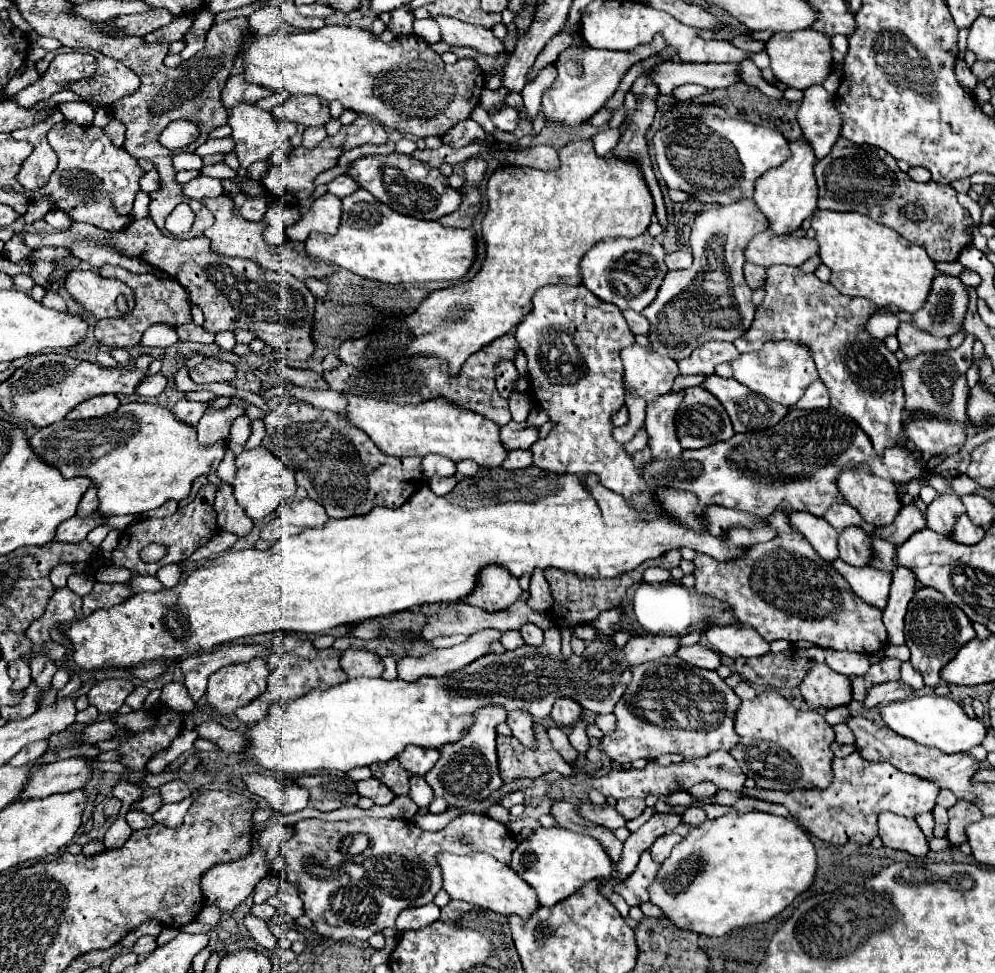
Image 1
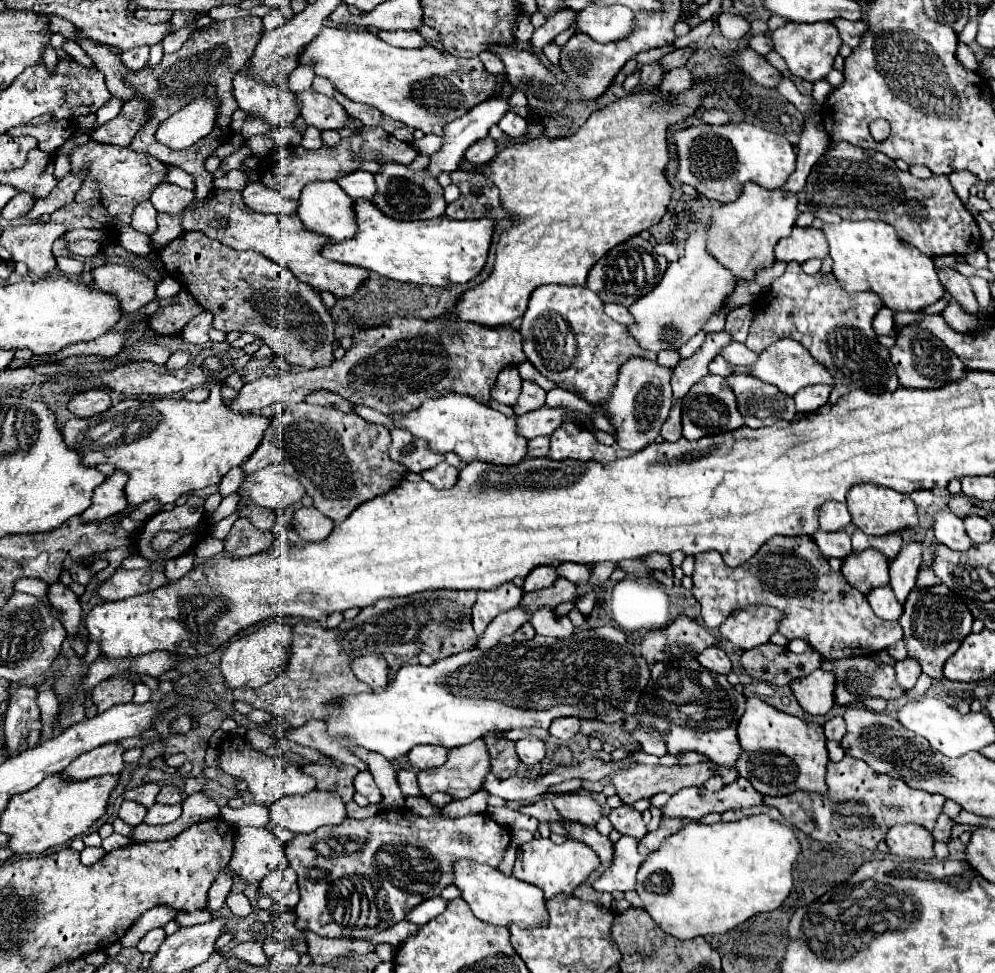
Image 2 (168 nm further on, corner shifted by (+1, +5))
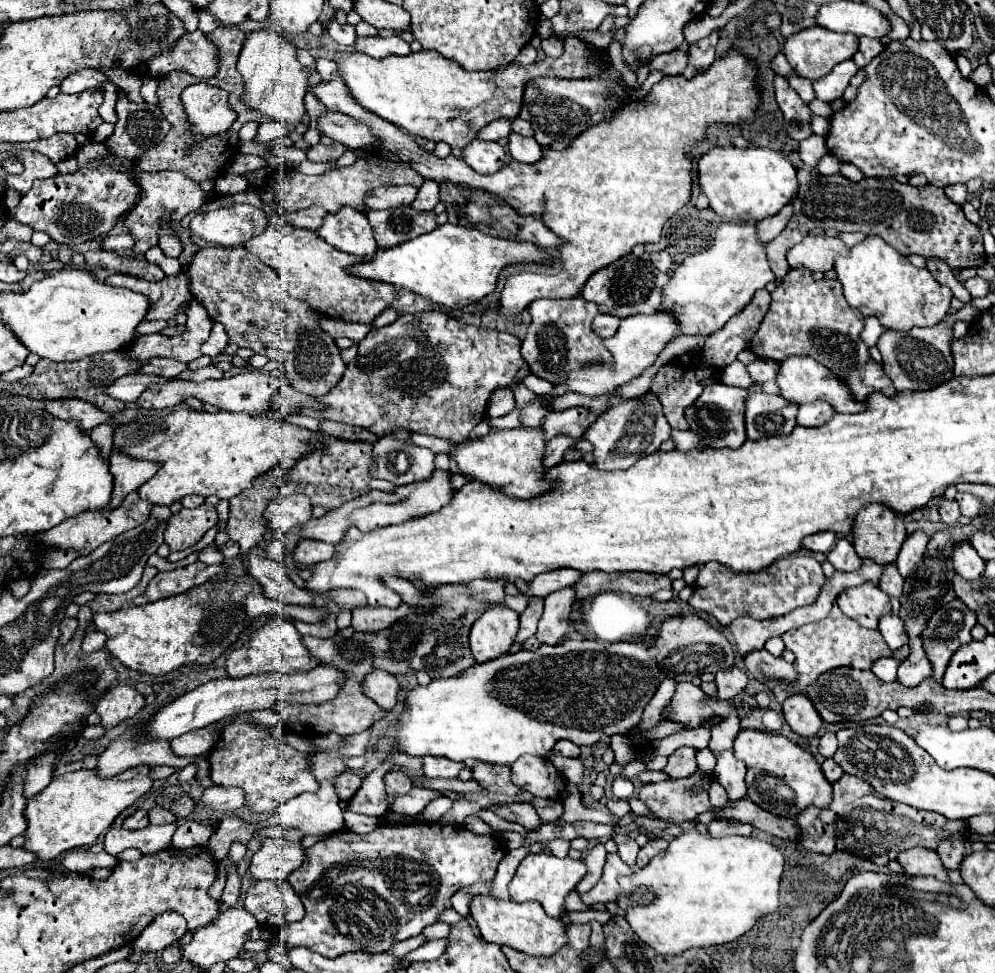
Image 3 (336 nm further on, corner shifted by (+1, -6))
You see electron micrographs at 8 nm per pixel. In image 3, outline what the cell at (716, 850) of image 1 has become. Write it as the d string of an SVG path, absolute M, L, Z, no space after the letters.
M693 829L675 837L669 847L655 855L643 869L635 869L631 875L619 877L621 891L615 903L625 911L625 919L639 939L661 955L679 955L691 947L709 947L735 941L747 933L757 919L773 913L779 907L781 873L783 855L771 843L749 837L715 839Z

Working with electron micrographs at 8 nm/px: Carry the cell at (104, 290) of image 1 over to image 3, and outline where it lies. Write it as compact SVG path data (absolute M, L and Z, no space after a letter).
M183 271L175 277L163 277L157 283L139 281L137 277L123 277L121 273L115 273L107 277L105 283L147 295L151 301L151 309L145 317L147 321L175 319L177 313L193 301L193 293L189 291L189 277Z

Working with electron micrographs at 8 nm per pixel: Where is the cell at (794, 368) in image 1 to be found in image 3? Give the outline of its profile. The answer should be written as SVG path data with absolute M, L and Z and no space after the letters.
M787 357L787 361L781 363L781 371L777 377L777 383L781 387L781 395L795 403L811 403L811 401L827 401L837 413L861 413L865 411L865 403L855 401L851 389L827 367L819 365L817 361L811 361L811 357Z

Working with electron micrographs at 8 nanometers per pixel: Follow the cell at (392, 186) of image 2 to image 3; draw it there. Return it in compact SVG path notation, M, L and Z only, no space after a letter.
M411 207L369 211L367 219L373 227L379 249L391 249L405 241L411 241L437 227L435 213L415 213Z

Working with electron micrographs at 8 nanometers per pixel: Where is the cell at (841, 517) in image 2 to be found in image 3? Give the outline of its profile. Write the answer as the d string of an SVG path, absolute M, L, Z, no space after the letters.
M823 531L815 533L811 537L805 537L801 543L801 549L807 549L811 553L829 553L829 549L835 545L835 533Z

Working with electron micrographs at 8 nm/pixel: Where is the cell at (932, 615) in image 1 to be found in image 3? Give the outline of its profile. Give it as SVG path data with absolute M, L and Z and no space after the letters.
M955 599L945 609L939 609L923 631L923 647L933 663L933 679L941 683L945 667L951 655L965 643L971 641L971 627L977 623L975 613L961 601Z

